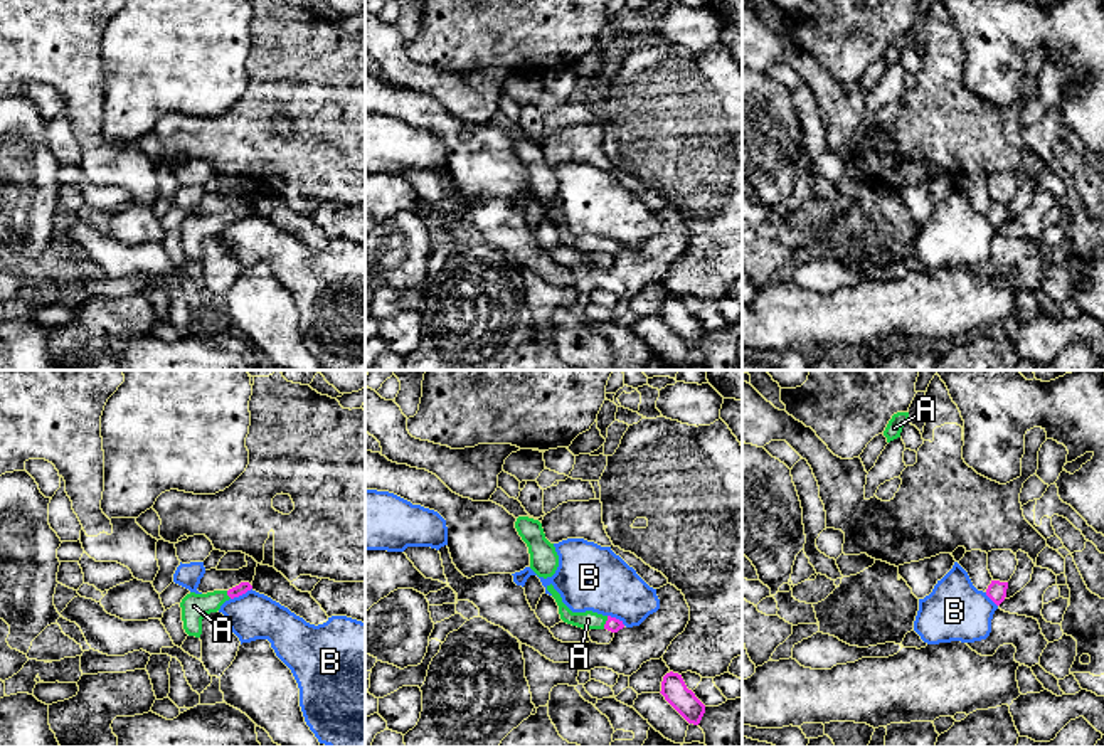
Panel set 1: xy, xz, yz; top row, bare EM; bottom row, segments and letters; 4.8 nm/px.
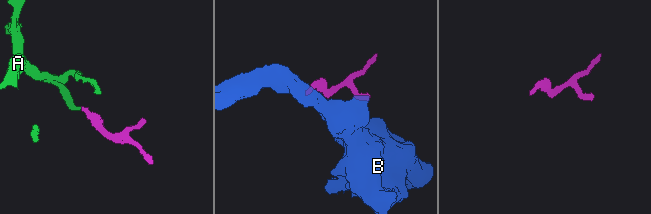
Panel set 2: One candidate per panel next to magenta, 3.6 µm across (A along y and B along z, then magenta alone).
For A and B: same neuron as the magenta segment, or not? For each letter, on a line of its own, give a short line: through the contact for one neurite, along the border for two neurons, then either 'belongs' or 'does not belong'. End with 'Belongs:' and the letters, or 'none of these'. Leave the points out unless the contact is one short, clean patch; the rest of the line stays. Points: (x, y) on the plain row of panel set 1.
A: line xz (613, 248), (606, 246), (588, 243); belongs
B: line xy (251, 211), (231, 222); does not belong
Belongs: A

